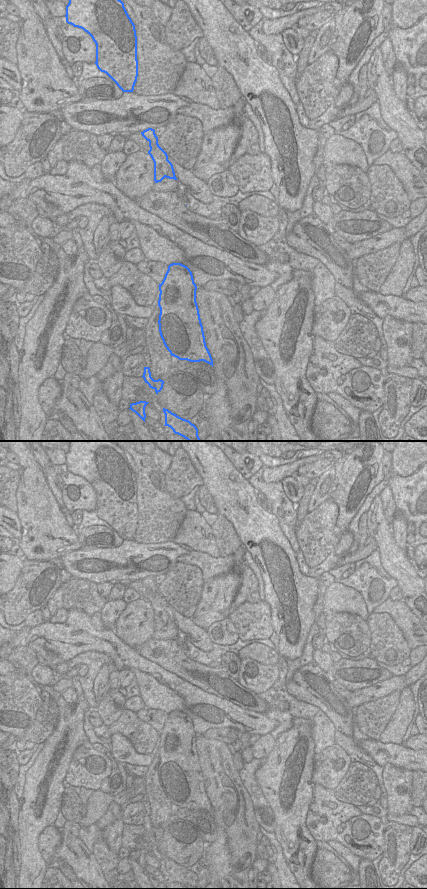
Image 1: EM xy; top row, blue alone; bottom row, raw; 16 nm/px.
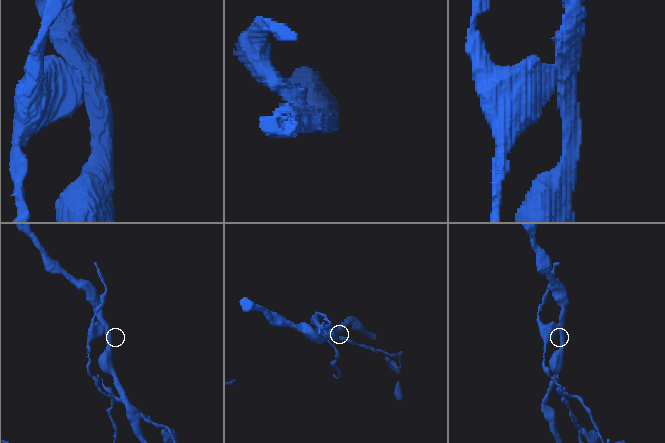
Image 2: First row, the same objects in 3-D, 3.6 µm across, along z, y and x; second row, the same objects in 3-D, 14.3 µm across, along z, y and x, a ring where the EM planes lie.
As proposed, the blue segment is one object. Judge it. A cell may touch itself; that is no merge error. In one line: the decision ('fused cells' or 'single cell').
fused cells

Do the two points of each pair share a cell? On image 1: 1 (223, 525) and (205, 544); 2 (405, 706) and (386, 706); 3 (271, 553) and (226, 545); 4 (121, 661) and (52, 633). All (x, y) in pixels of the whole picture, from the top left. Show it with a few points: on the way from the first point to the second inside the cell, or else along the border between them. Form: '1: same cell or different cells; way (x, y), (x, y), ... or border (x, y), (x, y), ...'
1: different cells; border (210, 526), (220, 555)
2: different cells; border (401, 691), (397, 708), (385, 727)
3: different cells; border (230, 522), (241, 543)
4: same cell; way (104, 644), (101, 641), (87, 638), (69, 638)

